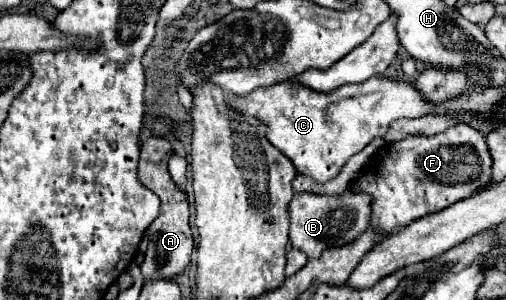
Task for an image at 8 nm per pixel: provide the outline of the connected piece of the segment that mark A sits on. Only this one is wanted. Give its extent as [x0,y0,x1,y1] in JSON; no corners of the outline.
[138,136,194,280]

